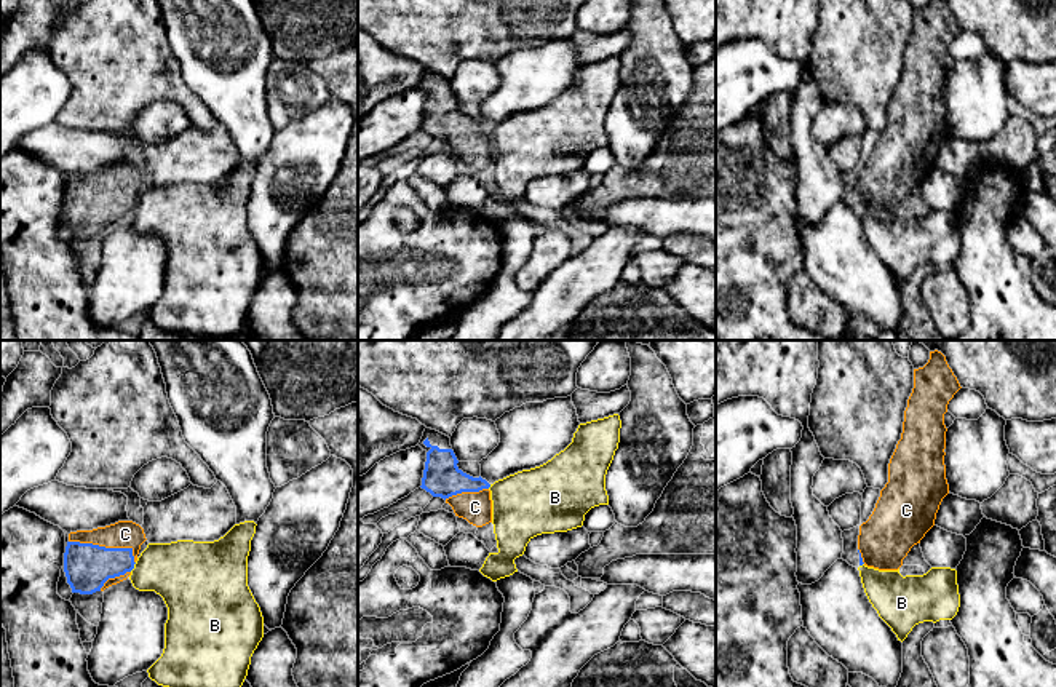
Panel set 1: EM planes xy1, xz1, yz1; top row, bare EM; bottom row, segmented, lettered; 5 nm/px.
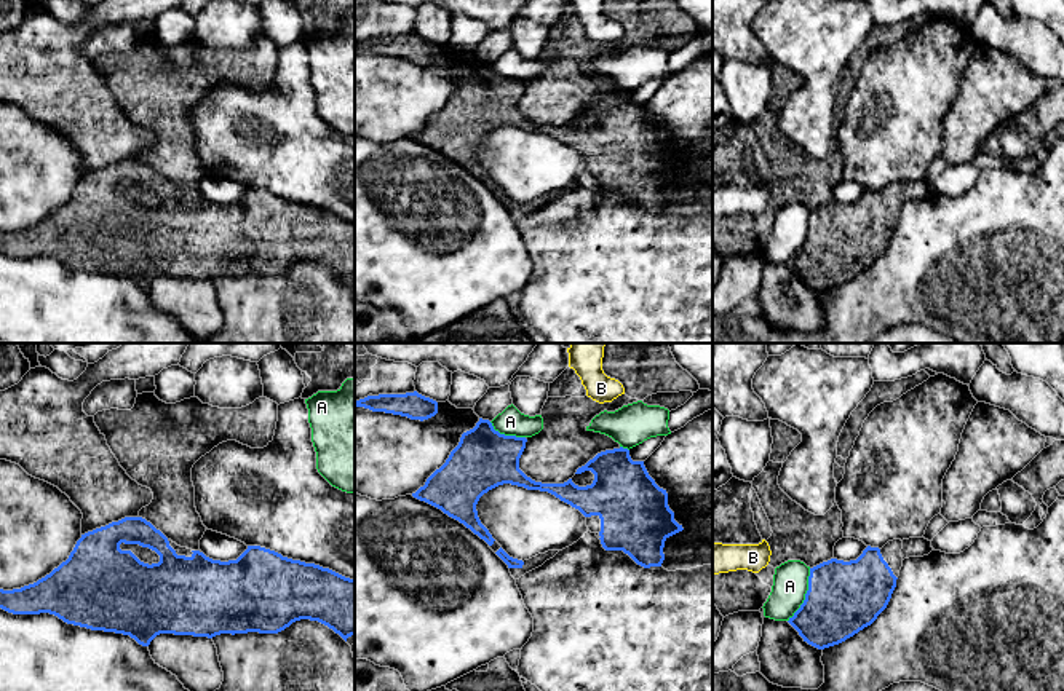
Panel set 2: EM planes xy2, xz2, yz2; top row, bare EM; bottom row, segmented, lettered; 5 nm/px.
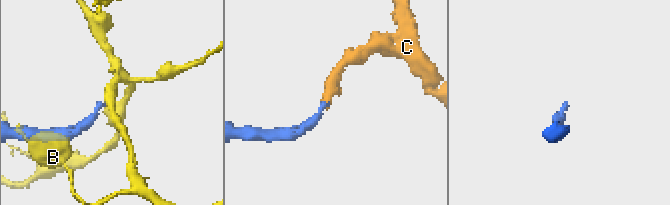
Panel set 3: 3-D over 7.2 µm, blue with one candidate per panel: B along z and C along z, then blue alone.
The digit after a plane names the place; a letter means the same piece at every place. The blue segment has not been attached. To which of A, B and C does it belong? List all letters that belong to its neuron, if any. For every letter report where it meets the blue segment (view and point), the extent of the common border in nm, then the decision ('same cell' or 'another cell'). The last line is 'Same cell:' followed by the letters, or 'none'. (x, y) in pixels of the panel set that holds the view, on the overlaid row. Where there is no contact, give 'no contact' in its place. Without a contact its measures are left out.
A: meets blue in yz2 at (805, 596); contact 300 nm long; another cell
B: meets blue in xy1 at (133, 567); contact 60 nm long; another cell
C: meets blue in xy1 at (107, 548); contact 360 nm long; same cell
Same cell: C

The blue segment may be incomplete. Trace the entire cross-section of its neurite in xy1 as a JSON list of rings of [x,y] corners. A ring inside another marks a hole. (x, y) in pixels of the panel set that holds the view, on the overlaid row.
[[[133,521],[70,532],[64,572],[72,593],[93,594],[126,580],[145,540],[144,529]]]

